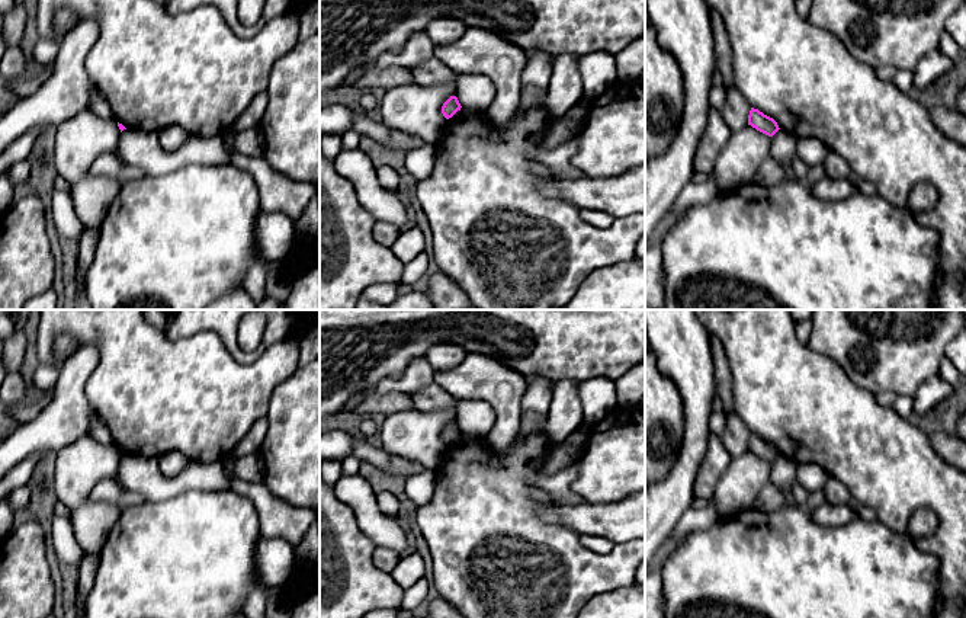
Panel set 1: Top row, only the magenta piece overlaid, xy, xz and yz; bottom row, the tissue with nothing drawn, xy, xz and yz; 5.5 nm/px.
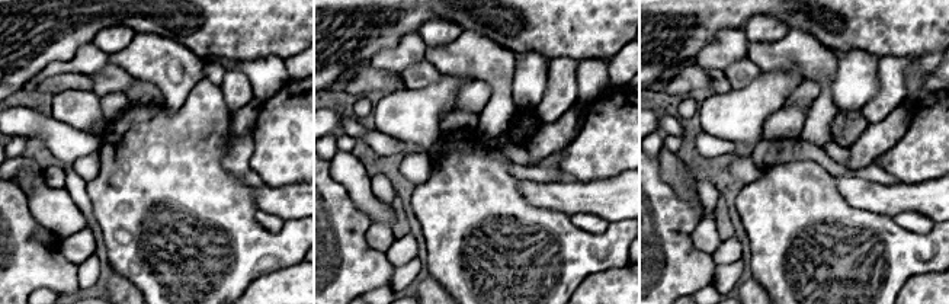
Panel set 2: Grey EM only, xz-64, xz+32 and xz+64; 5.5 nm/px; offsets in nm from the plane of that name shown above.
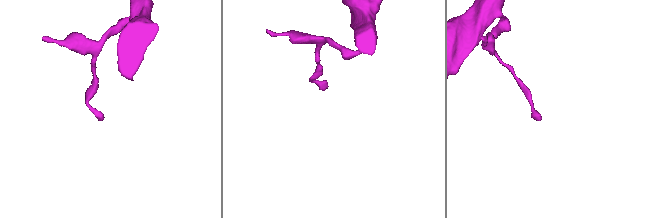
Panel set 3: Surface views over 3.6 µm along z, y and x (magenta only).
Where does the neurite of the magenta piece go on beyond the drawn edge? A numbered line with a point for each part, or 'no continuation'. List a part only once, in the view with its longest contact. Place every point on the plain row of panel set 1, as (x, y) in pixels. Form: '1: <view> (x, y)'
no continuation

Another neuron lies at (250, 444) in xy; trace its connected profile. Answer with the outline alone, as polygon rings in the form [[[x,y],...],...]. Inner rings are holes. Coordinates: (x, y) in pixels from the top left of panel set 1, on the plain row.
[[[267,416],[259,419],[248,433],[237,444],[232,449],[235,457],[248,455],[248,454],[259,454],[260,446],[266,438],[269,428]]]

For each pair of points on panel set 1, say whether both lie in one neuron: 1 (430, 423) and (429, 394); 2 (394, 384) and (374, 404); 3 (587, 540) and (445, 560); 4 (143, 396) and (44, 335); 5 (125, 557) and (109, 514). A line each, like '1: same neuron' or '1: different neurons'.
1: different neurons
2: different neurons
3: different neurons
4: same neuron
5: different neurons

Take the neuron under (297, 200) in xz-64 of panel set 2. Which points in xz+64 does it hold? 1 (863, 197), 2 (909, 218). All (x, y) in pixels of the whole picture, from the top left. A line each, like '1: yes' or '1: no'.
1: yes
2: no

